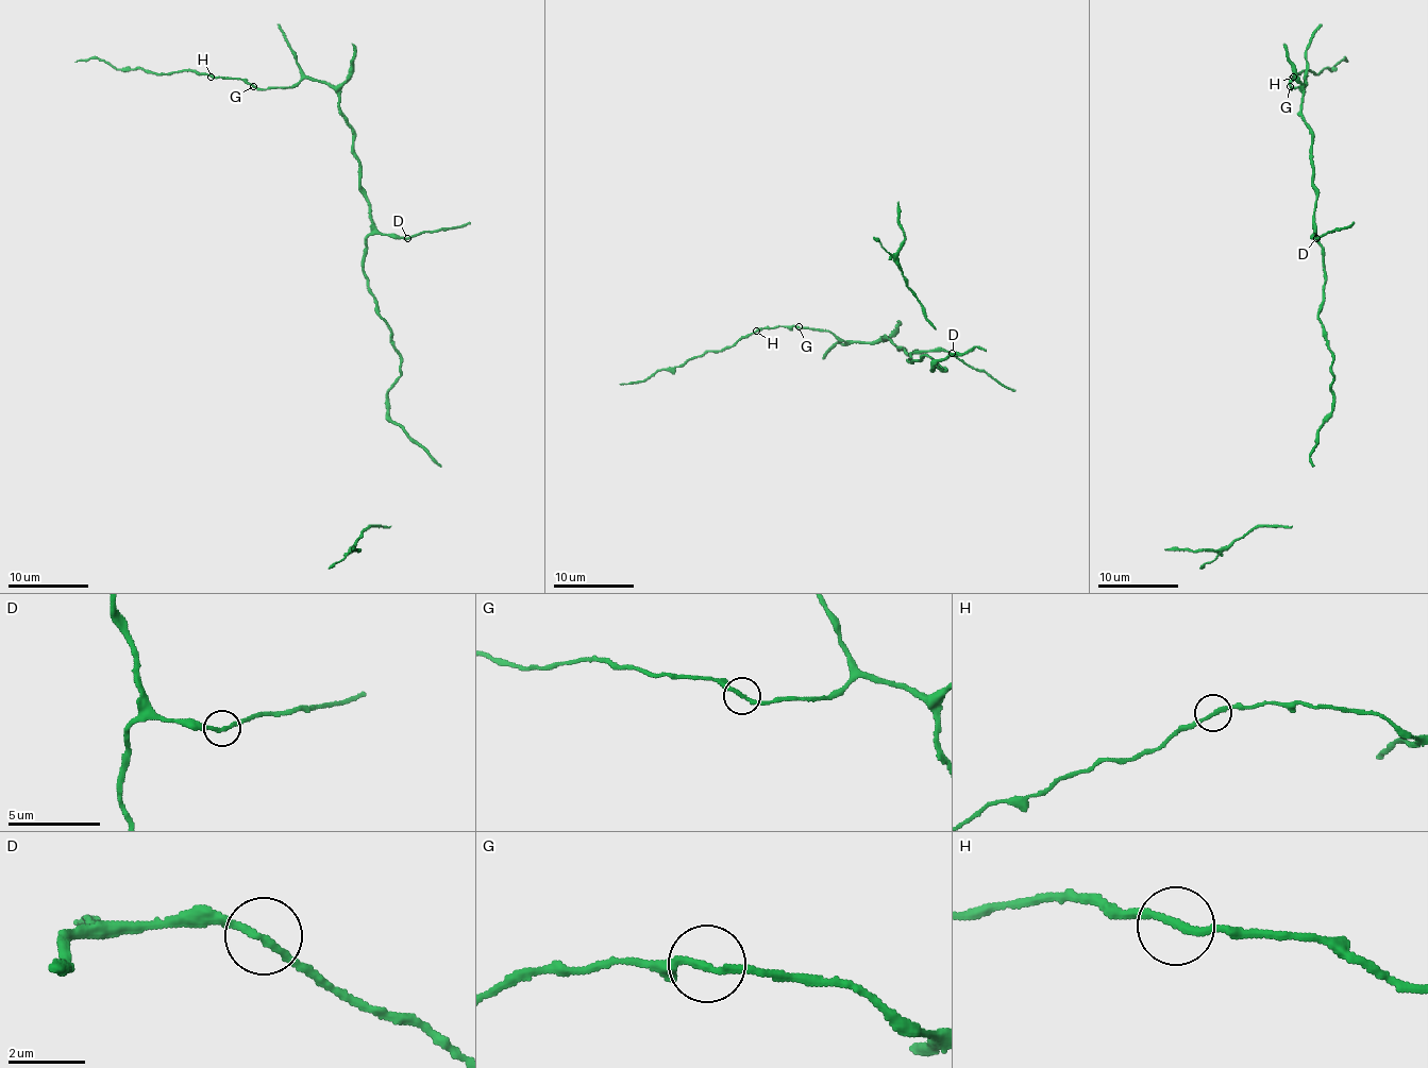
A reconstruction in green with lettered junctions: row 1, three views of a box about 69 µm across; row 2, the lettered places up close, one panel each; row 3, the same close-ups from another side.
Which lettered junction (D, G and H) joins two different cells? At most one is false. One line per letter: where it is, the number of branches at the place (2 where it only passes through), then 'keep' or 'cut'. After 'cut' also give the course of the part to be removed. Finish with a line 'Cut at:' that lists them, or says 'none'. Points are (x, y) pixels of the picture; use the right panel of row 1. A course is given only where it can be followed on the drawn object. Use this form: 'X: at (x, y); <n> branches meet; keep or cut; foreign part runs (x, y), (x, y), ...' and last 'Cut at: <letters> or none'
D: at (1316, 238); 2 branches meet; keep
G: at (1290, 86); 2 branches meet; keep
H: at (1293, 77); 2 branches meet; keep
Cut at: none

